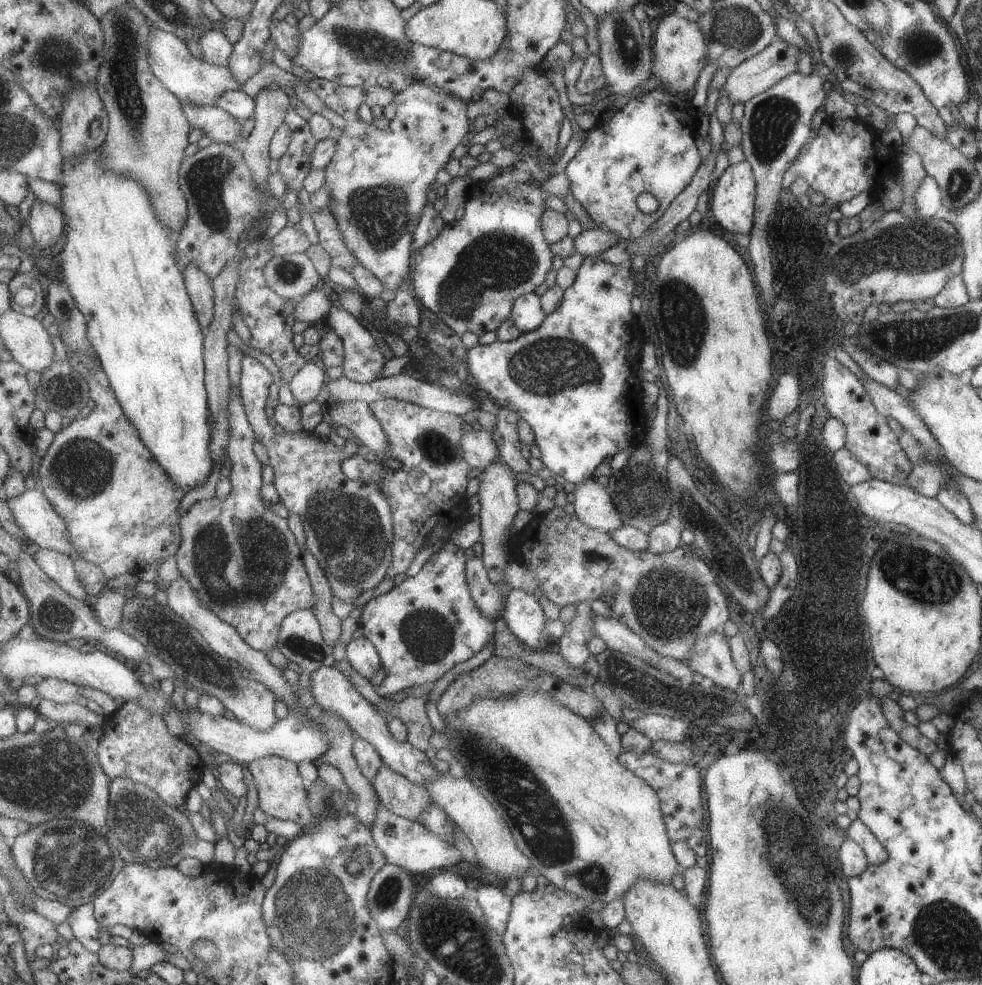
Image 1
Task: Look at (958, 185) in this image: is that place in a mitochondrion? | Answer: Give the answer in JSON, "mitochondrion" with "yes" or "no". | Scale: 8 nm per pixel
{"mitochondrion":"yes"}

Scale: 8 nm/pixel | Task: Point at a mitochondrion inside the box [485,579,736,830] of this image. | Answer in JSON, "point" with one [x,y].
{"point":[623,671]}

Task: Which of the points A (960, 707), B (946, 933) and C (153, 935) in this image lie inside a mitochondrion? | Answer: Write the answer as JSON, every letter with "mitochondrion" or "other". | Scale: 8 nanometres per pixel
{"A":"other","B":"mitochondrion","C":"other"}

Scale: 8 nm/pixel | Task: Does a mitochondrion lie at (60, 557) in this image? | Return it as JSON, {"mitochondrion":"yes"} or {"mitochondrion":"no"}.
{"mitochondrion":"no"}

